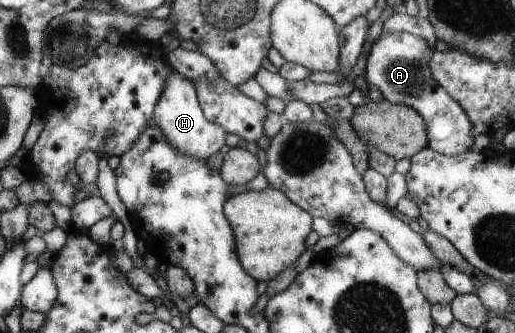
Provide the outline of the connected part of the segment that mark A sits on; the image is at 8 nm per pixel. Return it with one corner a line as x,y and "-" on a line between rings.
389,32
380,34
373,43
365,64
365,83
376,87
385,100
414,108
426,121
429,150
441,156
457,156
467,152
475,137
473,124
469,122
465,109
435,81
431,68
427,66
427,56
435,52
431,42
408,32

